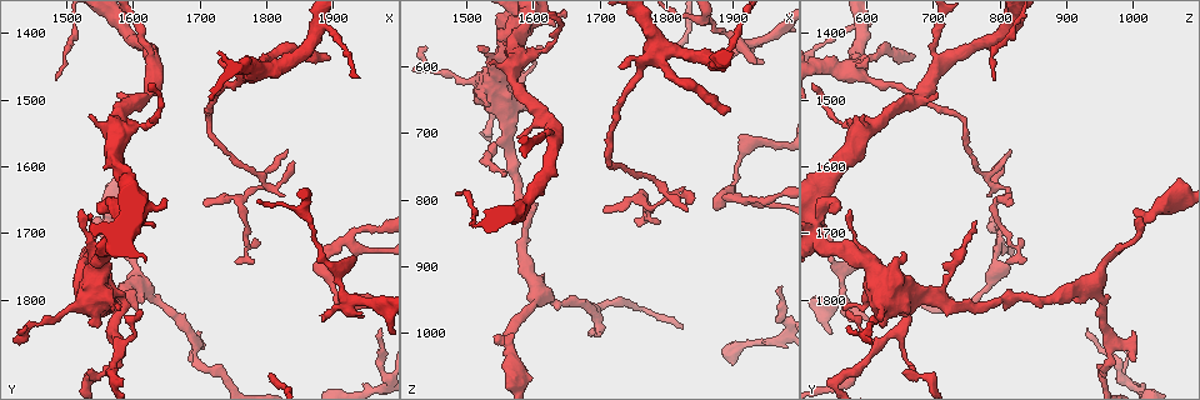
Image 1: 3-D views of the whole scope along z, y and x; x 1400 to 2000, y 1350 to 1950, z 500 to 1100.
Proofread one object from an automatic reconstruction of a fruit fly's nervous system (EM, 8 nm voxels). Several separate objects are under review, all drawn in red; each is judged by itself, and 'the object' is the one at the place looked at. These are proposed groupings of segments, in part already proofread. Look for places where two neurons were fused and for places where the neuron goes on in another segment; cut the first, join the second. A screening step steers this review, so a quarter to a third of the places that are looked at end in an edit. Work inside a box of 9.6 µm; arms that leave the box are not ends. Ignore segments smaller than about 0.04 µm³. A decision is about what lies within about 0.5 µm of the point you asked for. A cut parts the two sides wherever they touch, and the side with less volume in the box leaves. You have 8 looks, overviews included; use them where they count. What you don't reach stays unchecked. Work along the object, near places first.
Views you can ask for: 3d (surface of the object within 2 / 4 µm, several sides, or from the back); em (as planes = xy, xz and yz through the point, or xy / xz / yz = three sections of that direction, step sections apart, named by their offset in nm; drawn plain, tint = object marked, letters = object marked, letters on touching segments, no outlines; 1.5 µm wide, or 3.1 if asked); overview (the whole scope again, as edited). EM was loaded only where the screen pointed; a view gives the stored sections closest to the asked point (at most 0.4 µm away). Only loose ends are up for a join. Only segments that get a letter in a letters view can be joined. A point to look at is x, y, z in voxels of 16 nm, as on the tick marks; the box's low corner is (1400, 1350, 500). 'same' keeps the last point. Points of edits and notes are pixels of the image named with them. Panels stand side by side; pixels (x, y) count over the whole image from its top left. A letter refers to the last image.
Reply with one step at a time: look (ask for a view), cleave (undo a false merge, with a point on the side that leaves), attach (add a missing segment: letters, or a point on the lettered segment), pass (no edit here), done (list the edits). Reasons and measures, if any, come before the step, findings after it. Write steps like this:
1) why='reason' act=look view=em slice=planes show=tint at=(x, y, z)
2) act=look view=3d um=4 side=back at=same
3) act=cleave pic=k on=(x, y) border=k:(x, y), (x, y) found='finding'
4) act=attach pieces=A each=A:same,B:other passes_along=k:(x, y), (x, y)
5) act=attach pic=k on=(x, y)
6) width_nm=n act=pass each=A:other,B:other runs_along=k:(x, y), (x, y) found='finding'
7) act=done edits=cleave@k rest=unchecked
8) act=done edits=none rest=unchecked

why='free end' act=look view=3d um=4 at=(1895, 1435, 665)

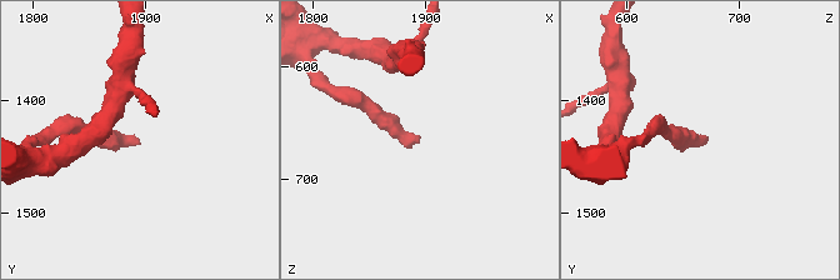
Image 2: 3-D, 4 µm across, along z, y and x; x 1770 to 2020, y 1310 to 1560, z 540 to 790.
why='need the tissue' act=look view=em slice=planes show=letters at=(1892, 1434, 666)

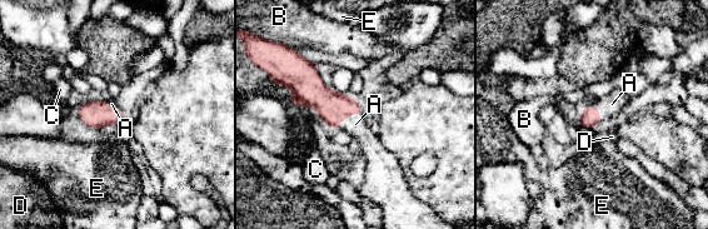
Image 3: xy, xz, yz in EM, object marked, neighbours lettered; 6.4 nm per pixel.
act=attach pieces=A each=A:same,B:other,C:other,D:other,E:other found='the neuron continues'

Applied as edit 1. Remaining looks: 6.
why='branch stops here' act=look view=em slice=xy step=8 show=tint at=(1590, 1815, 665)

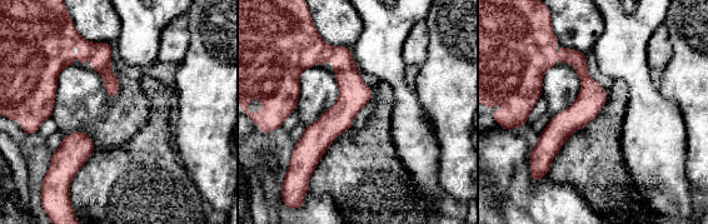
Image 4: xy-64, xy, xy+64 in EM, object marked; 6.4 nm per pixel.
act=look view=em slice=planes show=letters at=same

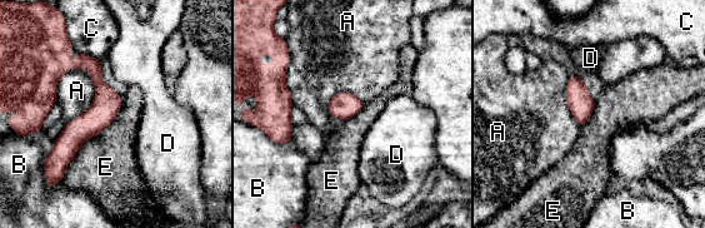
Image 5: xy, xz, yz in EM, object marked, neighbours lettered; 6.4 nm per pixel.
width_nm=160 act=pass each=A:other,B:other,C:other,D:other,E:other found='none of them fits'

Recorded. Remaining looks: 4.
why='thin end' act=look view=em slice=planes show=letters at=(1885, 1830, 575)

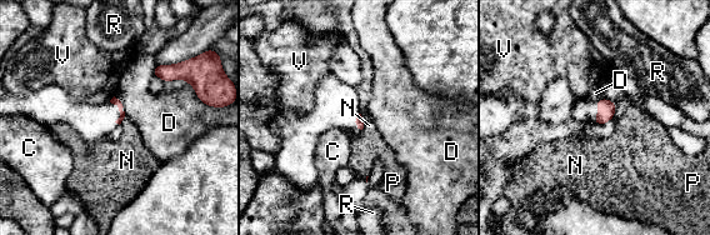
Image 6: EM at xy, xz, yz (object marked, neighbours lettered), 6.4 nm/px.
act=pass each=C:other,D:other,N:other,P:other,R:other,V:other border=6:(360, 114), (363, 129) found='no lettered segment goes on from it'

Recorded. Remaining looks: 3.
act=done edits=attach@3 rest=unchecked

